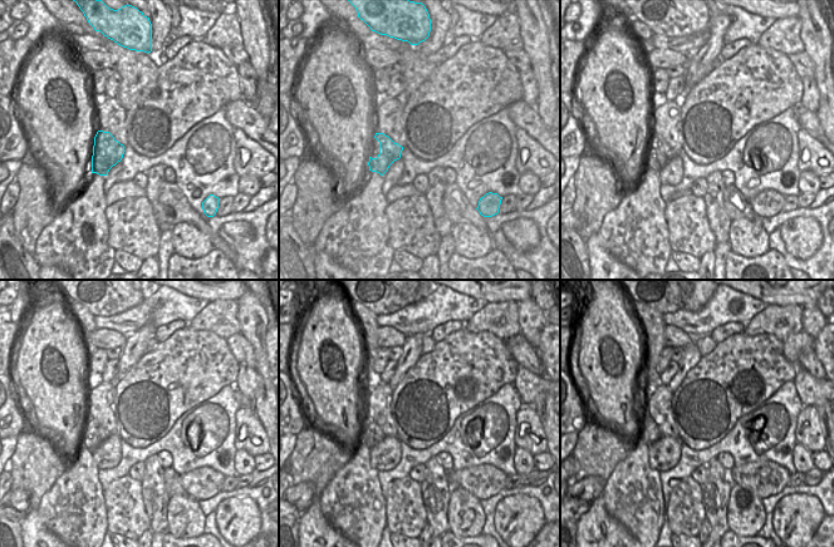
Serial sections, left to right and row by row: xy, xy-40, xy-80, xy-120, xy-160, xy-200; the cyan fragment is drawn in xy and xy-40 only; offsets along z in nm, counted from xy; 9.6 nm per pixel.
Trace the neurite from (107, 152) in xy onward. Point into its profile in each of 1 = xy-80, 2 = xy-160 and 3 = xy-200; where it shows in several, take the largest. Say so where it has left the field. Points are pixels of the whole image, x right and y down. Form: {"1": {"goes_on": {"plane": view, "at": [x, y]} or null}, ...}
{"1": {"goes_on": {"plane": "xy-80", "at": [667, 153]}}, "2": {"goes_on": {"plane": "xy-160", "at": [368, 442]}}, "3": {"goes_on": {"plane": "xy-200", "at": [648, 440]}}}

